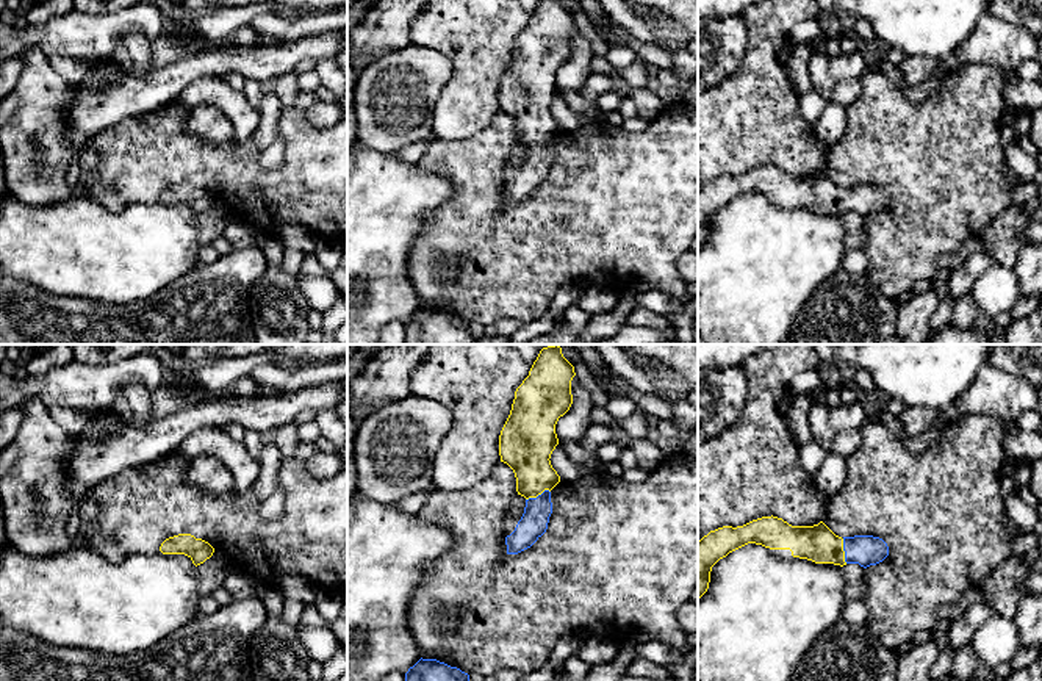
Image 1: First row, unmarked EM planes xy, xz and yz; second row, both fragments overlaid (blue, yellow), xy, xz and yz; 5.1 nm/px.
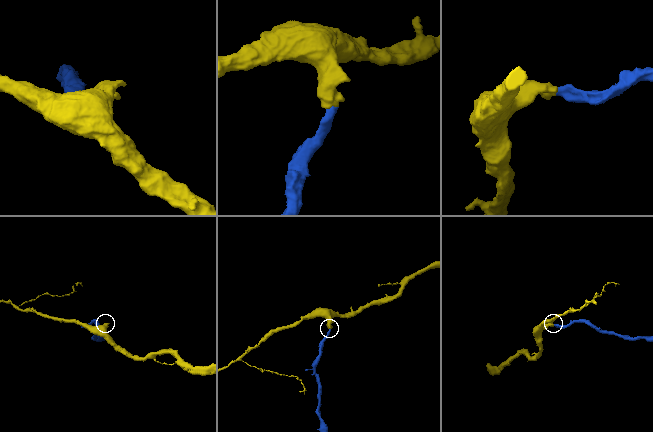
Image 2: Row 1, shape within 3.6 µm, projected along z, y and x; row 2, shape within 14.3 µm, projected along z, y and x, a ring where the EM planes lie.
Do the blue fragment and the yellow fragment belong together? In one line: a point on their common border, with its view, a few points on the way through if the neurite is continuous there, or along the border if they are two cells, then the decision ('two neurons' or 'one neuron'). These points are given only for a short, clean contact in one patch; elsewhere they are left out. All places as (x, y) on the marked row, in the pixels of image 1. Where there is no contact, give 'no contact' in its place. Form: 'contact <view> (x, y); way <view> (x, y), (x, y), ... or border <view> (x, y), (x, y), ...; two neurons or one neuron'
contact xz (538, 495); way xz (534, 522), (538, 509), (538, 495), (526, 448); one neuron

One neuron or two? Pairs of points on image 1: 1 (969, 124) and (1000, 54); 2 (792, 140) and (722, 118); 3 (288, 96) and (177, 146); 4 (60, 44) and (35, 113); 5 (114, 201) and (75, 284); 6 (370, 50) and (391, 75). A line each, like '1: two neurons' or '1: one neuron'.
1: two neurons
2: one neuron
3: two neurons
4: two neurons
5: two neurons
6: two neurons

